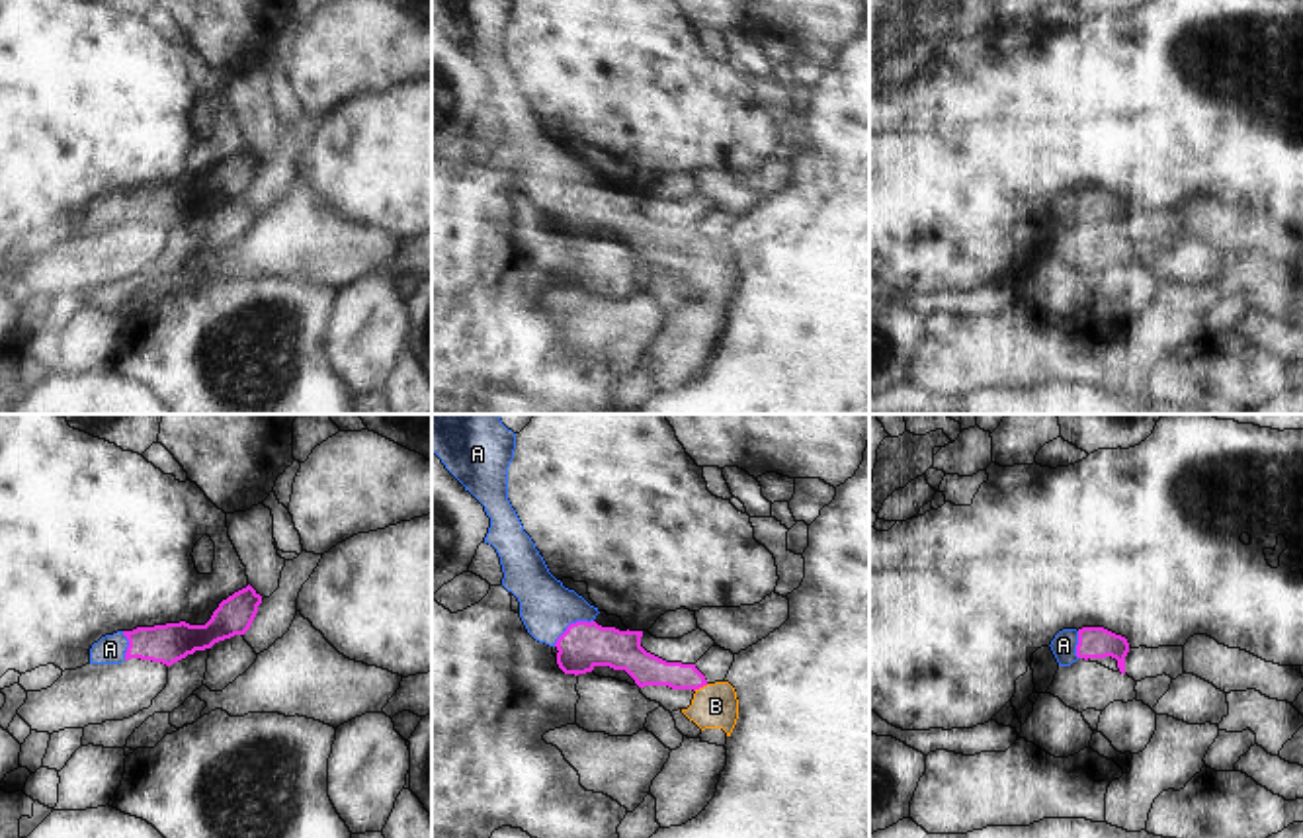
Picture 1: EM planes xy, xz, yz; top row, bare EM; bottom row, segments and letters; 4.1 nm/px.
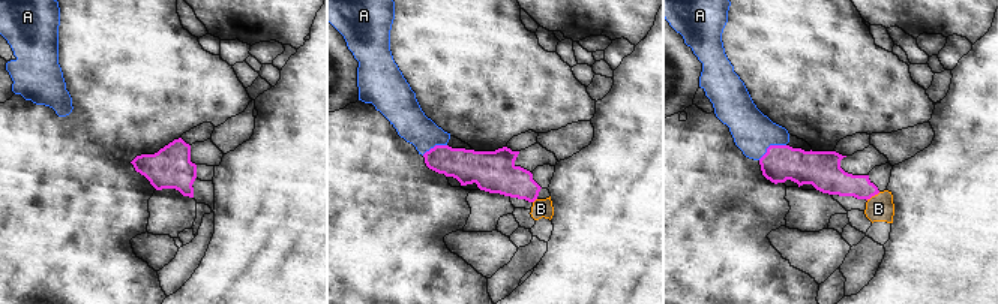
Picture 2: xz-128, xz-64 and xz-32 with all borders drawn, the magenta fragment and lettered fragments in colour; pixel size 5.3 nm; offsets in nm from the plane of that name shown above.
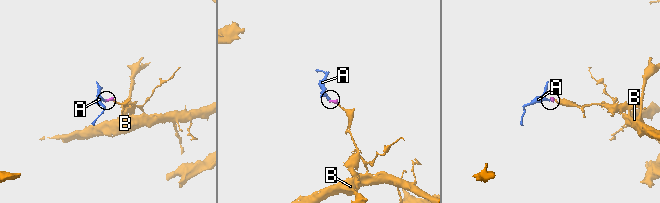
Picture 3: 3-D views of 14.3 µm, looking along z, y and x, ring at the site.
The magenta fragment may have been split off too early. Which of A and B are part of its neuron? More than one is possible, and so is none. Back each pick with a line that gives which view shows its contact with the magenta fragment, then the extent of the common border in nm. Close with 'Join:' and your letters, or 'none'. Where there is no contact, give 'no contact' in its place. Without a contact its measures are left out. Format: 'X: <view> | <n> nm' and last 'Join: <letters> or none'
A: xz | 200 nm
B: xz | 70 nm
Join: A, B

